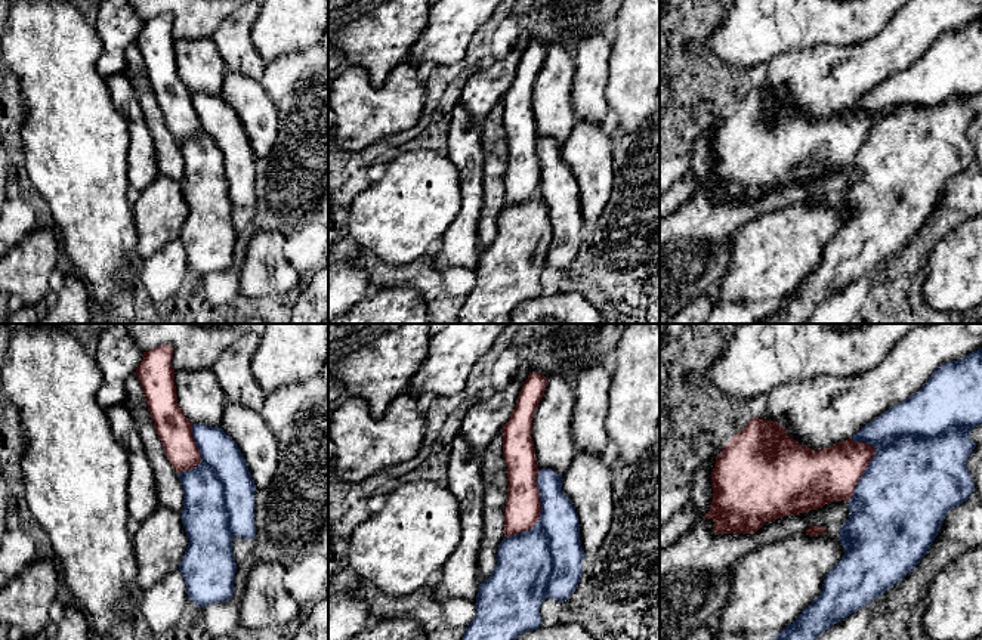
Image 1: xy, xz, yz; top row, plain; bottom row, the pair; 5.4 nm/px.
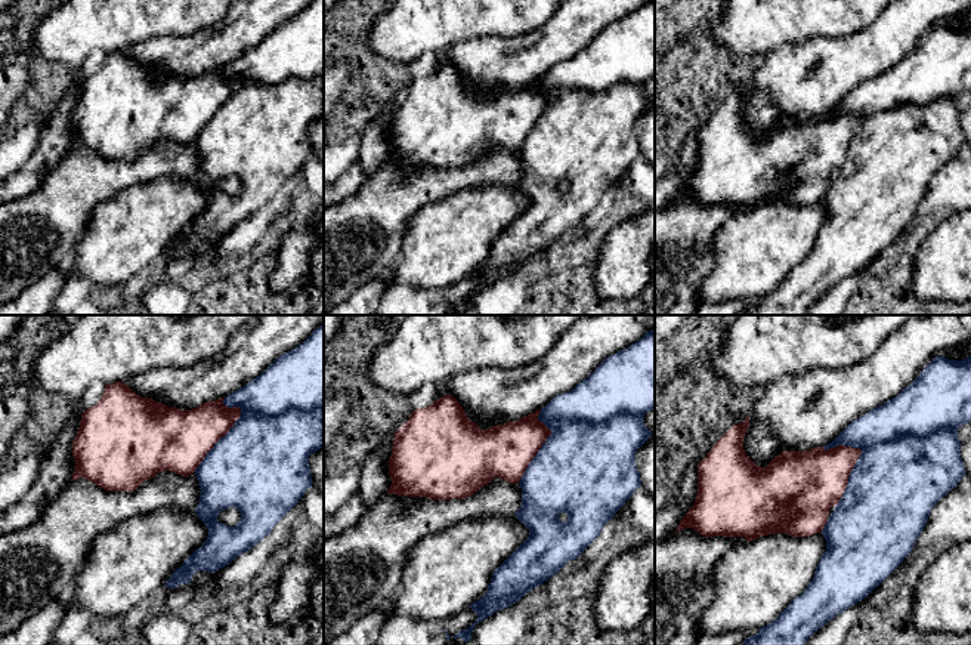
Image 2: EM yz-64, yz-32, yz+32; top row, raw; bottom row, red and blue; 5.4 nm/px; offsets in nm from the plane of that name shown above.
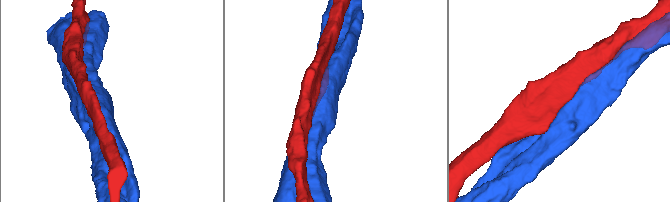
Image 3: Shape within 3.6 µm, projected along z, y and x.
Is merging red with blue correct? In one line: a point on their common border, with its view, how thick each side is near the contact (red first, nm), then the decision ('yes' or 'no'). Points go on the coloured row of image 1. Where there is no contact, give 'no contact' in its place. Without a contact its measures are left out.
xz (540, 512) | 190/360 nm | no

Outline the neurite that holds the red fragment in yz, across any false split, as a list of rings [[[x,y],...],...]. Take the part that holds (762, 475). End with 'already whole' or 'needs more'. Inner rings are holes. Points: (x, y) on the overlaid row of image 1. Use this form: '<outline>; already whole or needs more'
[[[754,417],[716,457],[711,472],[713,500],[701,520],[711,519],[716,534],[754,534],[766,522],[787,514],[818,510],[833,501],[849,501],[874,454],[874,446],[852,438],[815,451],[790,438],[781,424]]]; already whole

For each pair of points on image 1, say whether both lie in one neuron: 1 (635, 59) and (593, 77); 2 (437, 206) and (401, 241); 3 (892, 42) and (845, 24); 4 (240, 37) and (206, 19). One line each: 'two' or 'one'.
1: one
2: one
3: two
4: two

